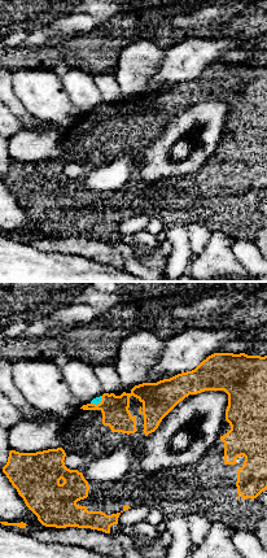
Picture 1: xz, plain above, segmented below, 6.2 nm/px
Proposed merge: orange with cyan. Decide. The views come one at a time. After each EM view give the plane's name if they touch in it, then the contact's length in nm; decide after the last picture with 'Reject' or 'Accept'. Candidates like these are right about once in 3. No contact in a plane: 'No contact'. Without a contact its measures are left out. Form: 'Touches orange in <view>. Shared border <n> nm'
Touches orange in xz. Shared border 90 nm

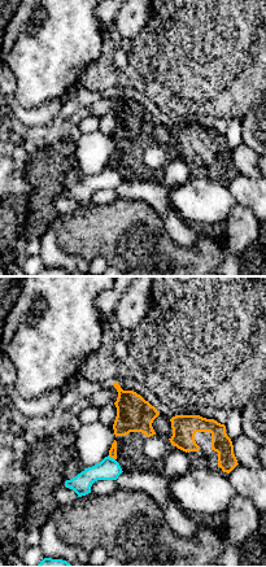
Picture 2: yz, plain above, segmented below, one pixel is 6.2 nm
Touches orange in yz. Shared border 50 nm

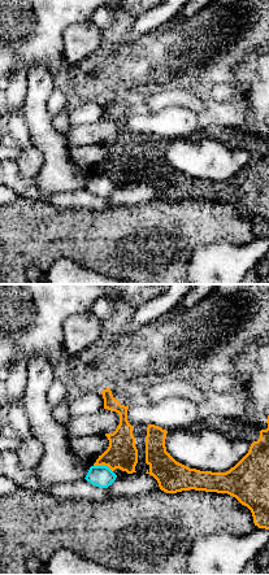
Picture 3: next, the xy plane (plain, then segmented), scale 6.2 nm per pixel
Touches orange in xy. Shared border 130 nm

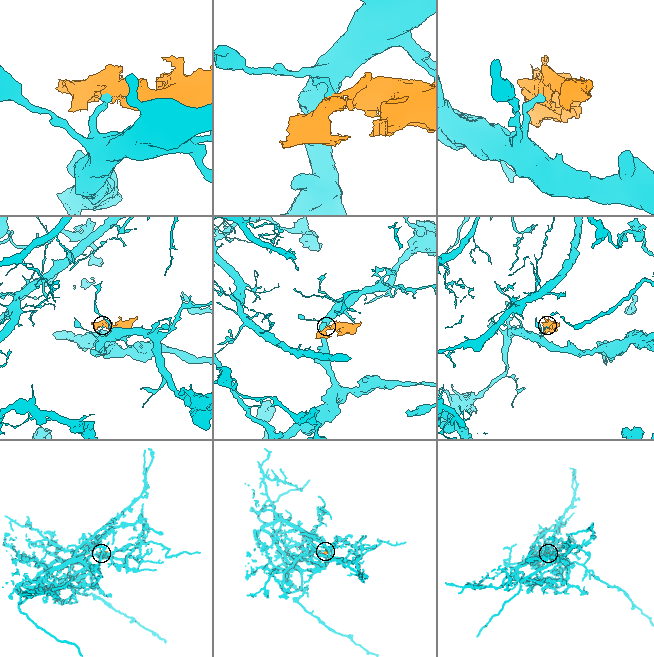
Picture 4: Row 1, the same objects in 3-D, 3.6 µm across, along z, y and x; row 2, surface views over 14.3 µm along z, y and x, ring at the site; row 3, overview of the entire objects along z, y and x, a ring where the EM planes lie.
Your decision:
Reject

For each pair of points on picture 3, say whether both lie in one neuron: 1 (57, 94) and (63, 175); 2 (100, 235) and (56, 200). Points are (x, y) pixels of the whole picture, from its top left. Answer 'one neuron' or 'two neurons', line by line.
1: two neurons
2: two neurons

